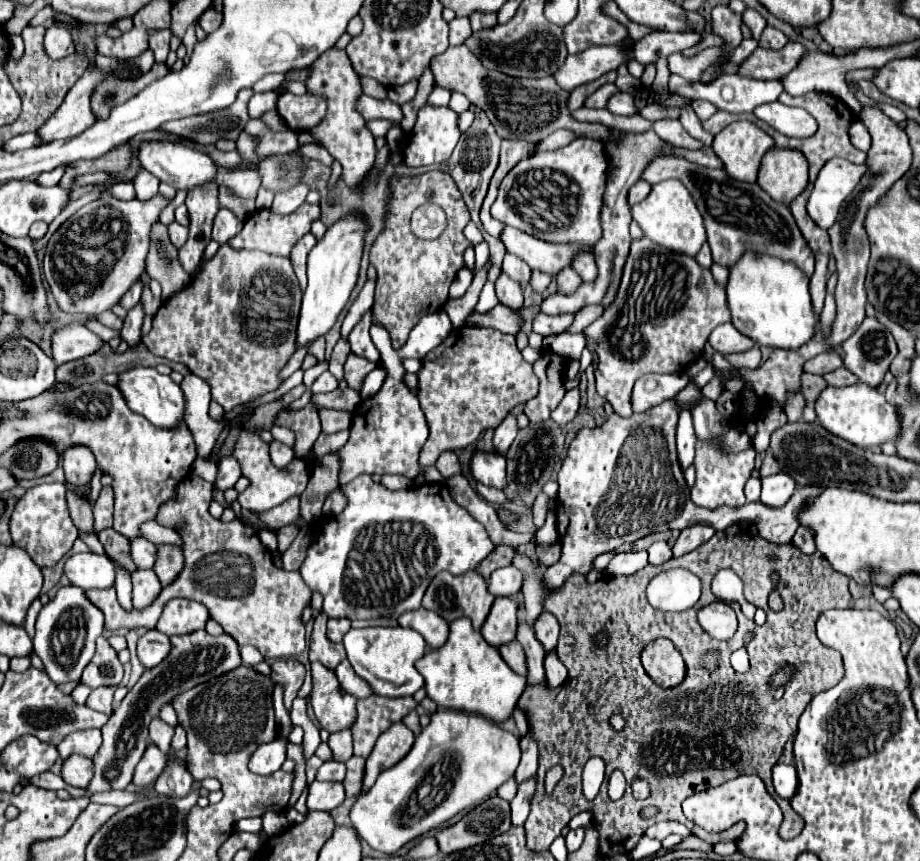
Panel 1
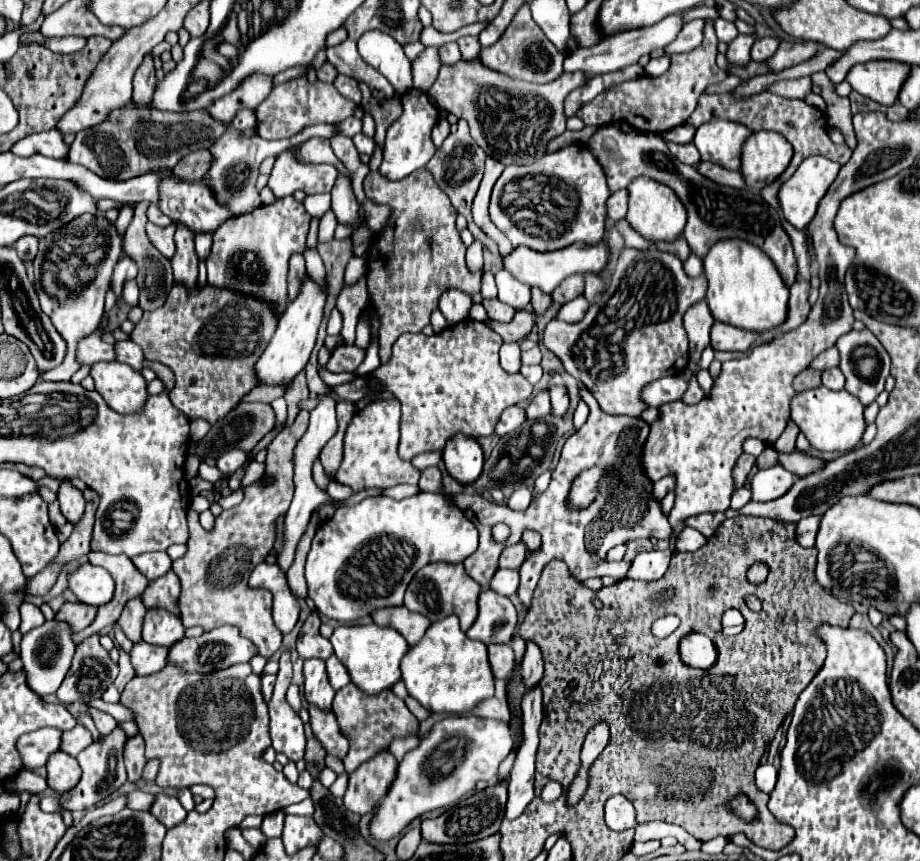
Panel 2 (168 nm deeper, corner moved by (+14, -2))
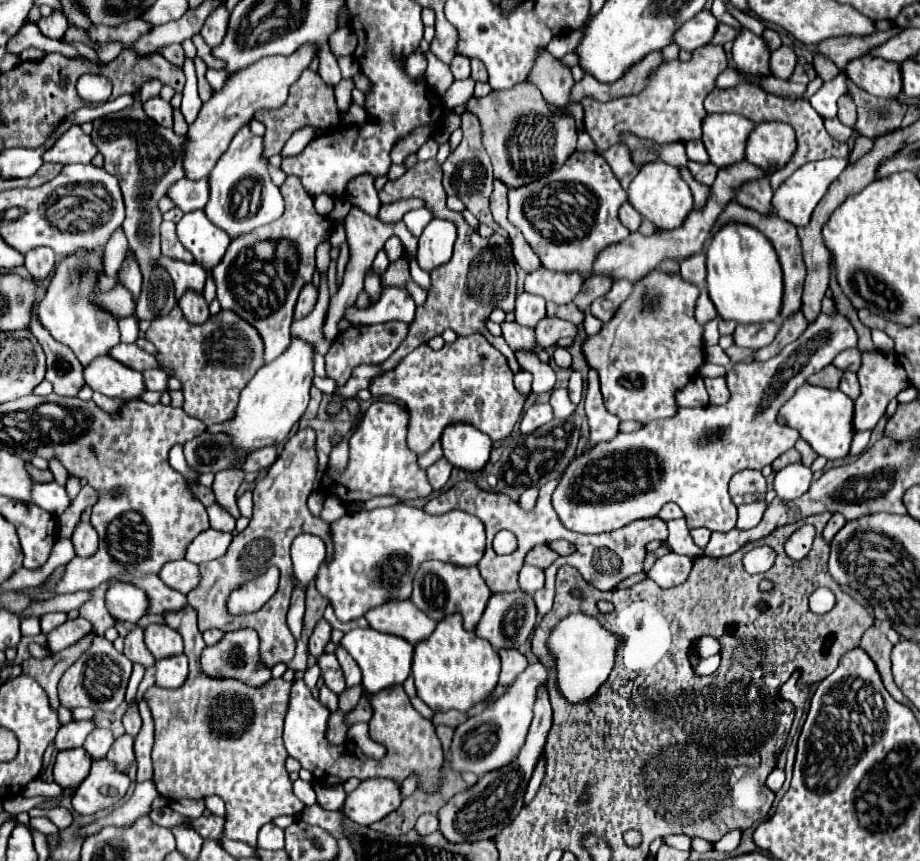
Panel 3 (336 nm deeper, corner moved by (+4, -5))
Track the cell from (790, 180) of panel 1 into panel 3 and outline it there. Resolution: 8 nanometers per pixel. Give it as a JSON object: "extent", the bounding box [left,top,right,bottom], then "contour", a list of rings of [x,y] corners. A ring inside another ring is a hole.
{"extent":[745,121,795,175],"contour":[[[769,121],[755,125],[751,131],[745,147],[745,159],[759,167],[765,175],[771,175],[791,161],[795,149],[795,131],[779,121]]]}

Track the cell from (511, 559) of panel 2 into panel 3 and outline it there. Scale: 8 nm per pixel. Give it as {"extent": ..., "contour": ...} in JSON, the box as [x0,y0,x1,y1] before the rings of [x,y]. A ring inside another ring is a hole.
{"extent":[525,545,559,569],"contour":[[[537,545],[537,547],[533,547],[533,549],[527,553],[525,563],[535,565],[535,567],[539,567],[539,569],[545,569],[547,565],[551,565],[551,563],[555,561],[555,557],[559,557],[559,555],[557,555],[553,549],[549,549],[547,545]]]}

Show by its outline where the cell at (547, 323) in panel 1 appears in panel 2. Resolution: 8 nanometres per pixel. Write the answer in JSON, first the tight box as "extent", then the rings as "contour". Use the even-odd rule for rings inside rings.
{"extent":[543,248,707,418],"contour":[[[625,248],[619,254],[609,288],[601,294],[601,298],[597,298],[589,306],[585,318],[577,324],[551,320],[545,328],[543,342],[553,354],[557,354],[565,370],[591,390],[601,410],[609,414],[625,414],[625,416],[639,418],[641,412],[647,408],[641,398],[643,386],[663,376],[677,376],[685,370],[687,356],[689,356],[689,340],[683,328],[683,314],[689,306],[703,300],[705,292],[707,292],[707,278],[705,276],[689,278],[683,272],[683,264],[677,256],[669,252],[661,252],[657,248],[655,252],[653,248],[649,250]]]}

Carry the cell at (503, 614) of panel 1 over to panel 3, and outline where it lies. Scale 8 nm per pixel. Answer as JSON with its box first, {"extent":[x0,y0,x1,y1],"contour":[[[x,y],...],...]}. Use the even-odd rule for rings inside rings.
{"extent":[475,589,537,649],"contour":[[[519,589],[511,591],[511,593],[495,593],[487,603],[487,609],[485,609],[475,633],[479,637],[487,639],[495,649],[503,649],[503,647],[517,649],[531,635],[531,631],[535,627],[535,617],[537,617],[537,609],[533,603],[533,595],[523,593]]]}

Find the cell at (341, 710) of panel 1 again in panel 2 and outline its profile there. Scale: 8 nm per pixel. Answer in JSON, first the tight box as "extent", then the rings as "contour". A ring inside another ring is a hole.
{"extent":[303,658,335,710],"contour":[[[319,658],[305,660],[303,674],[305,674],[305,700],[307,700],[307,704],[317,704],[319,708],[329,710],[335,690],[329,684],[325,660],[319,660]]]}

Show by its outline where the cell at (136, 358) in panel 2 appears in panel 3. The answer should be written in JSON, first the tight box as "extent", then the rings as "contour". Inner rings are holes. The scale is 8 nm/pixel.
{"extent":[143,369,167,391],"contour":[[[161,369],[143,371],[143,379],[149,391],[167,391],[167,375]]]}

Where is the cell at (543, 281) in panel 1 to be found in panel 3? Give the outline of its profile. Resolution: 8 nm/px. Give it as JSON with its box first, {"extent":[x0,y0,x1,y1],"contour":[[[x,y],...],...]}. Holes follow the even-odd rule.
{"extent":[547,303,583,323],"contour":[[[547,303],[547,315],[551,317],[559,317],[571,323],[581,323],[583,321],[583,313],[577,309],[575,303],[567,303],[567,305],[555,305],[555,303]]]}

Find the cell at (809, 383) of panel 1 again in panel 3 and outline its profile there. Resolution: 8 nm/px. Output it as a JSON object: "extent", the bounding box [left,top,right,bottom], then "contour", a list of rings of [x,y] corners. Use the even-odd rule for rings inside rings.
{"extent":[807,365,843,389],"contour":[[[827,365],[825,369],[821,369],[819,373],[811,375],[807,379],[807,383],[811,385],[819,385],[819,387],[827,387],[827,389],[837,389],[839,387],[839,379],[841,379],[843,371],[841,369],[835,369],[833,365]]]}

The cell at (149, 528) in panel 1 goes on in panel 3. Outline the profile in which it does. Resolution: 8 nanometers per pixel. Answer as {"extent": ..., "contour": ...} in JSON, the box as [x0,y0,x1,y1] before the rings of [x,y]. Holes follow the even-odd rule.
{"extent":[185,529,233,563],"contour":[[[207,529],[187,547],[185,559],[191,563],[203,563],[203,561],[217,559],[227,551],[231,537],[233,537],[231,533]]]}

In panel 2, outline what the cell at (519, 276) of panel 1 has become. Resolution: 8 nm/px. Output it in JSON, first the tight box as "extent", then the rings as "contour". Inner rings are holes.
{"extent":[495,270,531,310],"contour":[[[507,270],[497,272],[495,280],[497,280],[499,300],[501,302],[509,304],[515,310],[521,310],[521,308],[525,308],[529,304],[529,300],[531,300],[531,288],[521,284],[521,282],[517,282]]]}

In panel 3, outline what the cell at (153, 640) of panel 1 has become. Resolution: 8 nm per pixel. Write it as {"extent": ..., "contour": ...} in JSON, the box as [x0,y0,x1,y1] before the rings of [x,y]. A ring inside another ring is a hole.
{"extent":[155,655,187,689],"contour":[[[173,655],[155,661],[155,683],[165,689],[175,689],[187,679],[187,657]]]}

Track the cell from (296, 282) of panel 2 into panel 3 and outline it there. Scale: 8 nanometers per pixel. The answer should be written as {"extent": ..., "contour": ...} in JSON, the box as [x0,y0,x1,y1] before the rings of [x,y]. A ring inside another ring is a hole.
{"extent":[295,283,317,319],"contour":[[[307,283],[303,289],[301,289],[301,295],[297,299],[297,305],[295,305],[295,319],[303,319],[307,317],[313,307],[315,307],[315,301],[317,301],[317,287],[313,283]]]}

